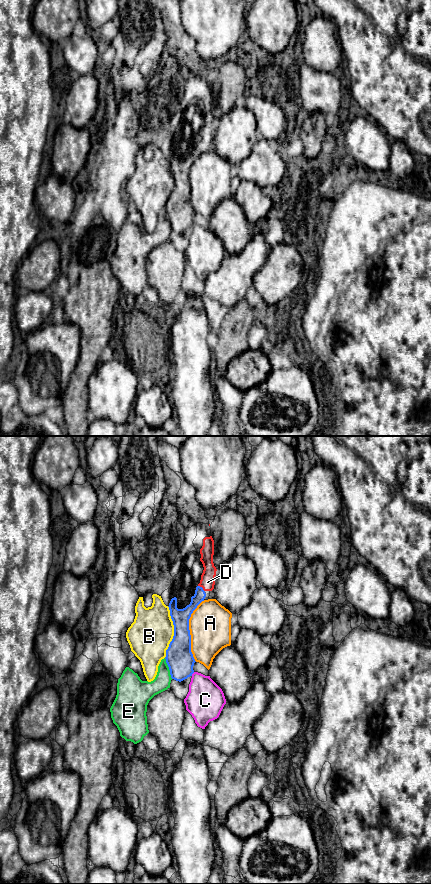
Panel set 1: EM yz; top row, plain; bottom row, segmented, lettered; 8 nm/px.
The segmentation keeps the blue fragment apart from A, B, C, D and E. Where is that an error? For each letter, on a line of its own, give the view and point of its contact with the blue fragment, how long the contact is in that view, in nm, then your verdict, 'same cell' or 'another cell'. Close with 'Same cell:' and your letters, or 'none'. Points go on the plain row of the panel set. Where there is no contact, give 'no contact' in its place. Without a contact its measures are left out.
A: yz (189, 182) | 500 nm | another cell
B: yz (174, 184) | 420 nm | another cell
C: yz (192, 225) | 40 nm | another cell
D: yz (202, 140) | 80 nm | same cell
E: yz (169, 220) | 180 nm | another cell
Same cell: D

